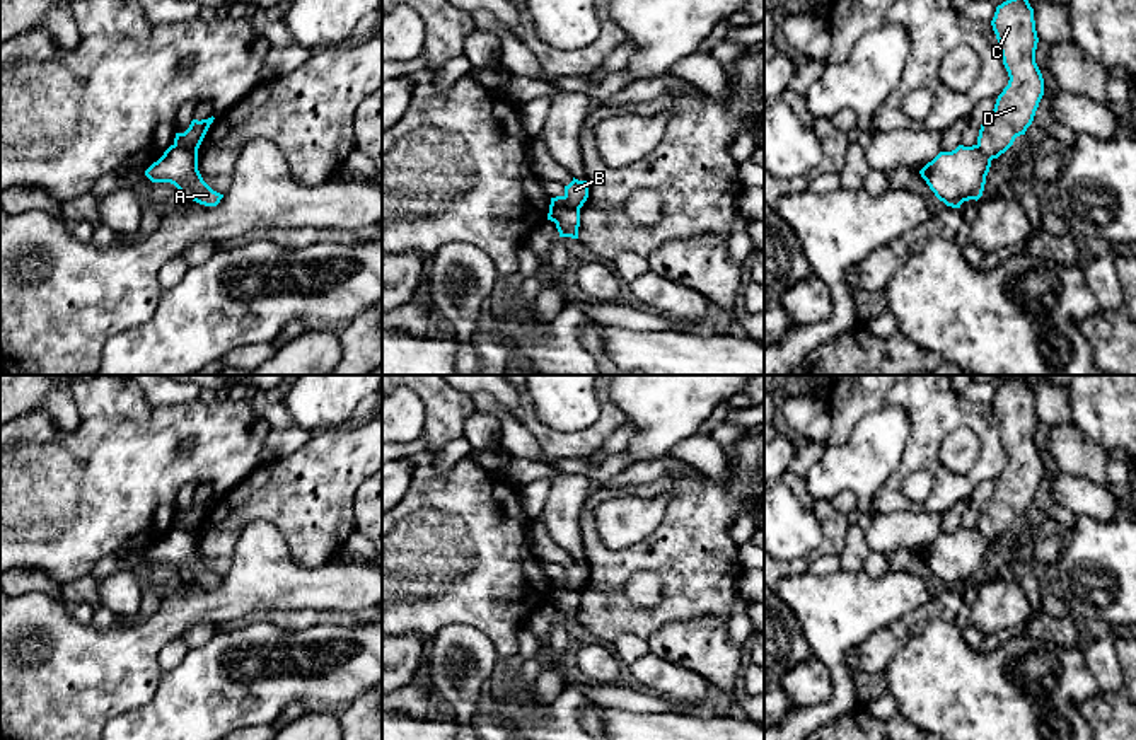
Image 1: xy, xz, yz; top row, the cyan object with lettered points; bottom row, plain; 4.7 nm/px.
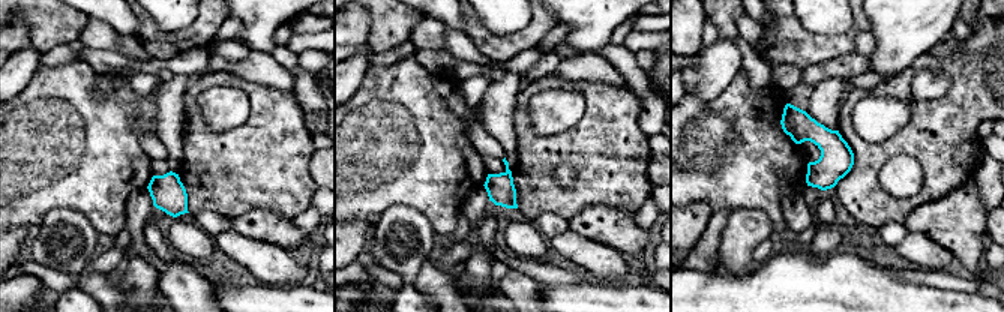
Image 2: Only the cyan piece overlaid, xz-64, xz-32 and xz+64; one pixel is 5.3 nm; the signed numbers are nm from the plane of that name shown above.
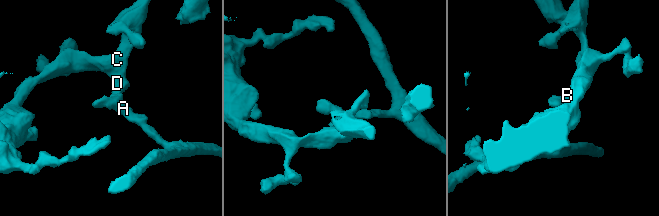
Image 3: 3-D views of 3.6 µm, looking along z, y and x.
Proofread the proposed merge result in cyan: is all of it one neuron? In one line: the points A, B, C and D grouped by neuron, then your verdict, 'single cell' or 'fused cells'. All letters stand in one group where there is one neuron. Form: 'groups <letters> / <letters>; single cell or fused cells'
groups A B / C D; fused cells

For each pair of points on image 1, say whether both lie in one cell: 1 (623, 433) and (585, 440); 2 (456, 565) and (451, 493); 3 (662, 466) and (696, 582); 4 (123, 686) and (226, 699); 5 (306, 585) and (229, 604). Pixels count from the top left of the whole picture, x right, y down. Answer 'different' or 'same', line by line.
1: different
2: same
3: different
4: different
5: same

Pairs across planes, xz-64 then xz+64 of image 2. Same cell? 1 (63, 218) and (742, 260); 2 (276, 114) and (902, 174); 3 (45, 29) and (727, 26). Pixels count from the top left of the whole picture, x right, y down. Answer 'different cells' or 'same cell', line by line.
1: same cell
2: different cells
3: same cell

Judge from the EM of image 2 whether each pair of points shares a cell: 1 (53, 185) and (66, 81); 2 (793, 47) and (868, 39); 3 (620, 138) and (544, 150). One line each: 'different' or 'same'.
1: same
2: different
3: same

